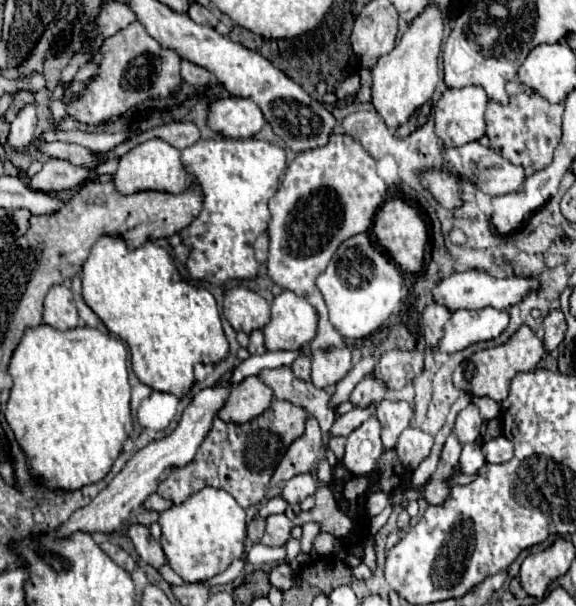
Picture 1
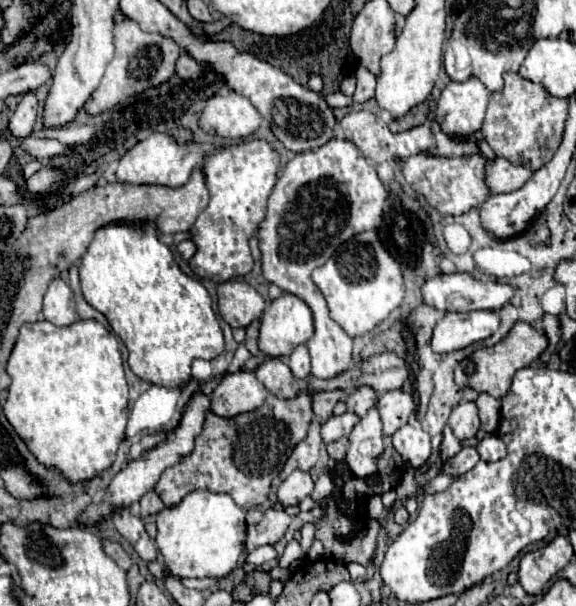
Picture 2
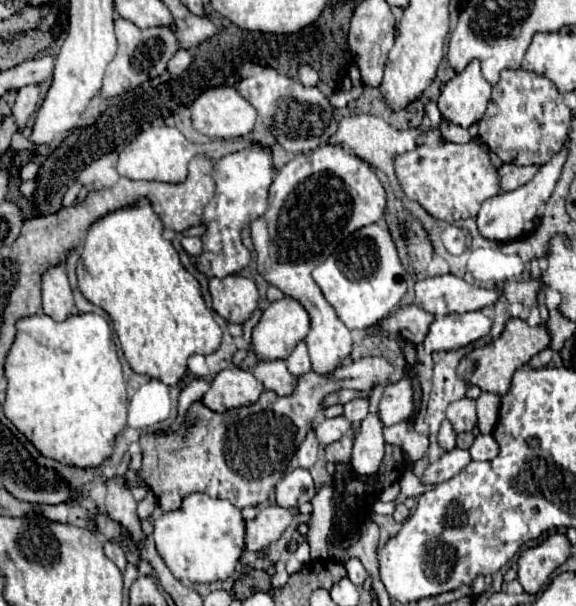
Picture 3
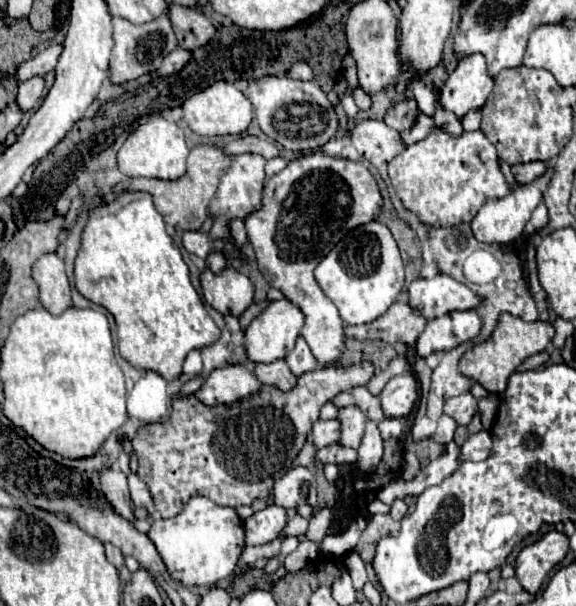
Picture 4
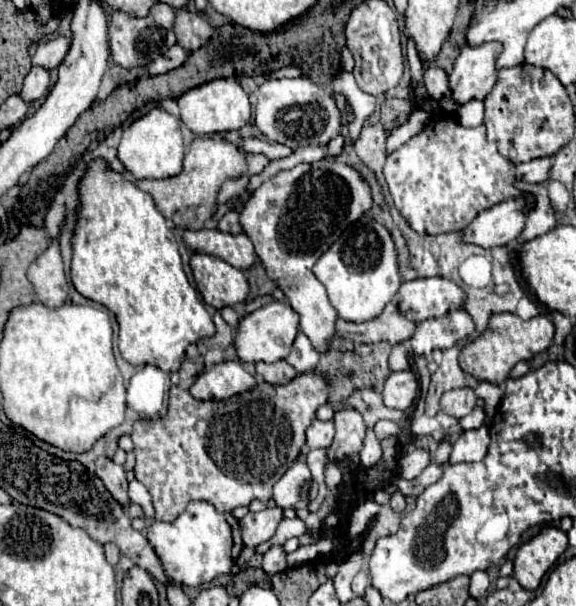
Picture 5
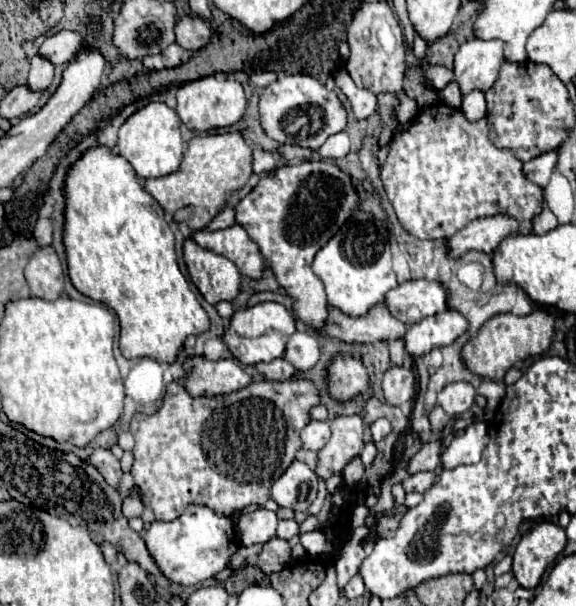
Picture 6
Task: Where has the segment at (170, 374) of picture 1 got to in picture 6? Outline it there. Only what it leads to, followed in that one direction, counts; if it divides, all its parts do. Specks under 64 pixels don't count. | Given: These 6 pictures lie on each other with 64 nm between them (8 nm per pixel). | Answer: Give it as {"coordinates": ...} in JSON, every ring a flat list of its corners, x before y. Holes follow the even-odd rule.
{"coordinates":[[98,146,88,150,70,170,66,178,66,226,64,244,68,258,68,276,78,292,106,304,120,320,120,350,124,358,152,358,160,364,174,364,188,336,198,336,210,330,206,310,190,290,184,274,178,268,176,242,170,226,164,234,164,212,156,200,140,186,136,172,108,148]]}

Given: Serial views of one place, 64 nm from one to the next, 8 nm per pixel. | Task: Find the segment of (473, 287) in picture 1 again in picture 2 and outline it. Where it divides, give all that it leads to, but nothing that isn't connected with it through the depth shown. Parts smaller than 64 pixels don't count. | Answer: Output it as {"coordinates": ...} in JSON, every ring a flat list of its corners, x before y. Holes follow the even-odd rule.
{"coordinates":[[456,272,456,274,442,274,432,280,428,280,422,286,422,296,426,304,436,306,438,310,444,312,472,312,472,310,500,310,504,304,508,304,514,296,514,286,502,284,496,280,476,280,466,272]]}

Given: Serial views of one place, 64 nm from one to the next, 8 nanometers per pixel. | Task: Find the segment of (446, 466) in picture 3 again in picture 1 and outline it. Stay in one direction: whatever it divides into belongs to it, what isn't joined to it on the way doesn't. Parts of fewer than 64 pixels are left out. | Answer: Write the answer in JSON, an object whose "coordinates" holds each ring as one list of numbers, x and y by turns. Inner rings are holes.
{"coordinates":[[466,444,464,450,462,450,462,458,460,458,460,470,464,474,474,474,478,472,482,466,486,464,486,458,484,458,484,452,482,452,482,446,480,444]]}

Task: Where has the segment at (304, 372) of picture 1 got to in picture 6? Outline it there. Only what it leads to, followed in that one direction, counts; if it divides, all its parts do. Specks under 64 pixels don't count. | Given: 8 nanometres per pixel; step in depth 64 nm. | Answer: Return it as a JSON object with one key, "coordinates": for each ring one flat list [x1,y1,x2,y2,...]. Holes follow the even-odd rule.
{"coordinates":[[296,330,292,338,288,340,284,358,300,372,310,370,318,358,320,358,320,348,318,348,318,338,308,334,306,330]]}

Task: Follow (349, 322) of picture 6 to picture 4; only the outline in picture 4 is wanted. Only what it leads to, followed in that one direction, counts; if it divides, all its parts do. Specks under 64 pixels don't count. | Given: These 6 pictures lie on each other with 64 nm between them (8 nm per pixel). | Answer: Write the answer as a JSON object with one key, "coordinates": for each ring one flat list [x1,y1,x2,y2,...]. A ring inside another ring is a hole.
{"coordinates":[[400,296,396,306,388,310,388,314,380,316,376,322,364,326,346,326,346,336,354,336,358,340,384,340,390,344,408,344,414,346,418,336,426,328,426,318,416,312,406,298]]}

